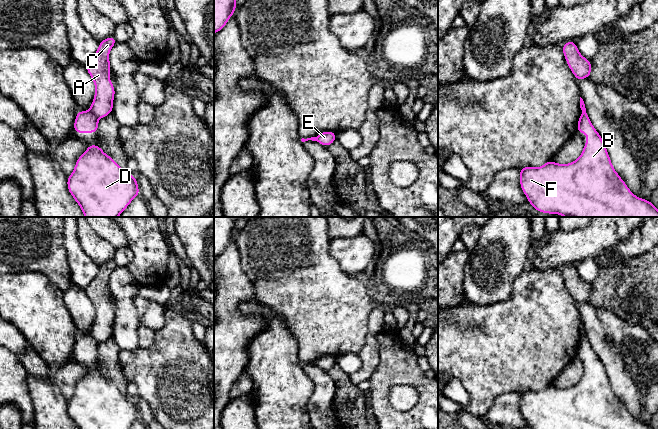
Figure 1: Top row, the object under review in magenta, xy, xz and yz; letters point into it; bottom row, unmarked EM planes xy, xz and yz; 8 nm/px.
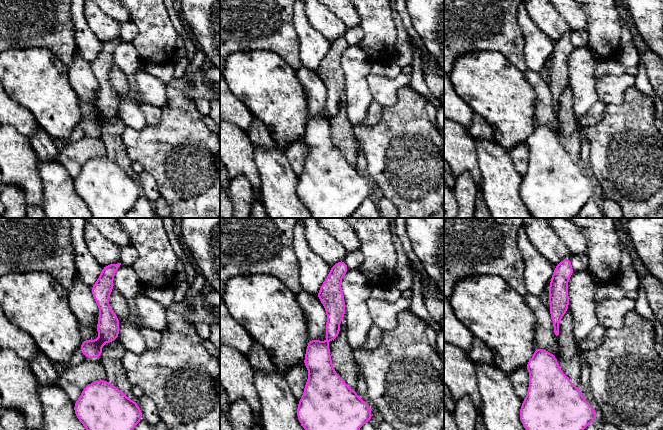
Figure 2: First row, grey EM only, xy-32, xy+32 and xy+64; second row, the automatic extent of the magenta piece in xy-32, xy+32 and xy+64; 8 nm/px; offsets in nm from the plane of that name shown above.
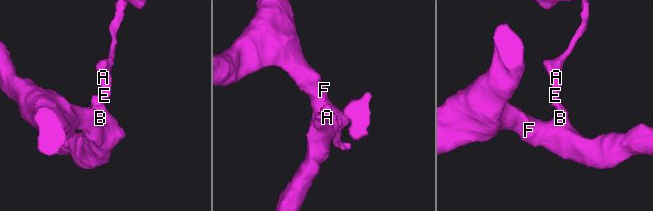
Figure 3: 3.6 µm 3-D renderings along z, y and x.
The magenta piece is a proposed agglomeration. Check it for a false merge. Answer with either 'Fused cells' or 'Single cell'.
Fused cells

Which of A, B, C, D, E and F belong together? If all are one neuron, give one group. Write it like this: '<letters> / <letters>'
A C E / B D F

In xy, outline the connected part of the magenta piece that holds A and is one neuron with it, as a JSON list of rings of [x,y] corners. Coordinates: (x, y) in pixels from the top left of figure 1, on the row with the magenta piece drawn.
[[[114,36],[100,41],[97,52],[85,66],[96,87],[90,111],[97,118],[104,118],[113,112],[115,87],[109,79],[109,73],[112,70],[109,53],[116,43]]]

